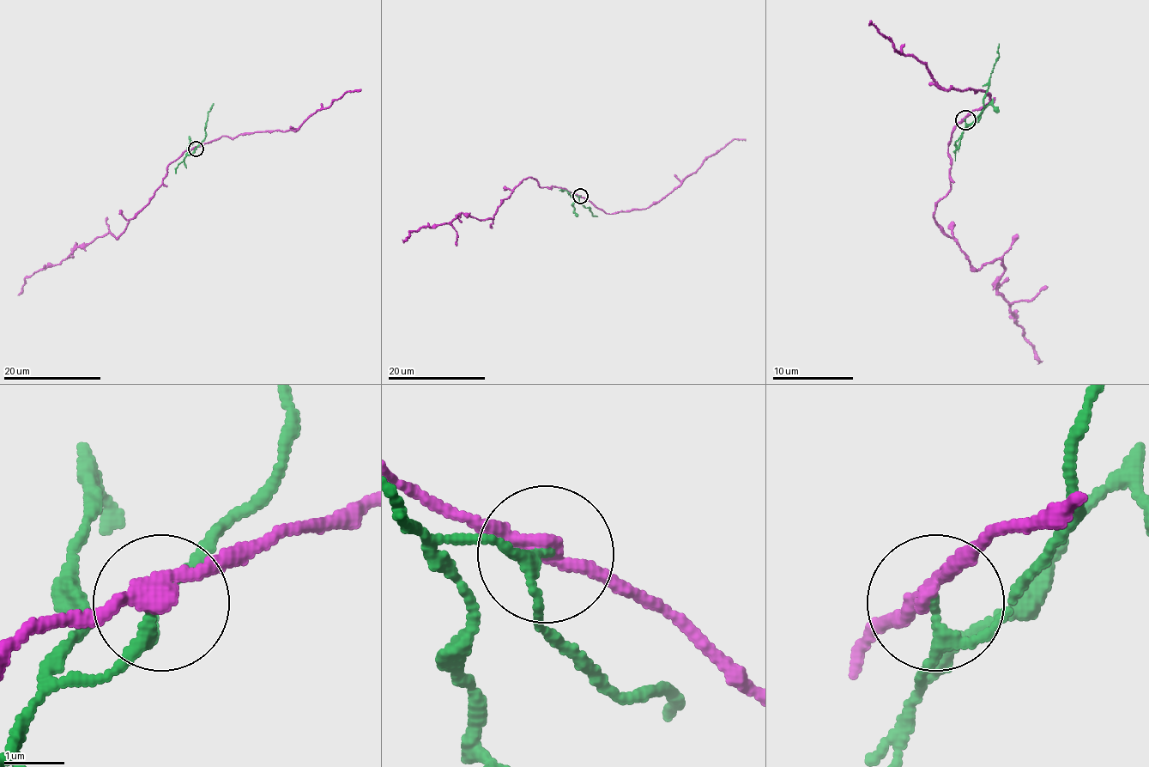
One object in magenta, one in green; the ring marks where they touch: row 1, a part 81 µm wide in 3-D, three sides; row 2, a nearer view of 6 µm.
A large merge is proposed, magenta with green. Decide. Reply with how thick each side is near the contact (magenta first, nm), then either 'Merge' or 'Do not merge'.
Thickness 240 nm (magenta) against 170 nm. Do not merge

